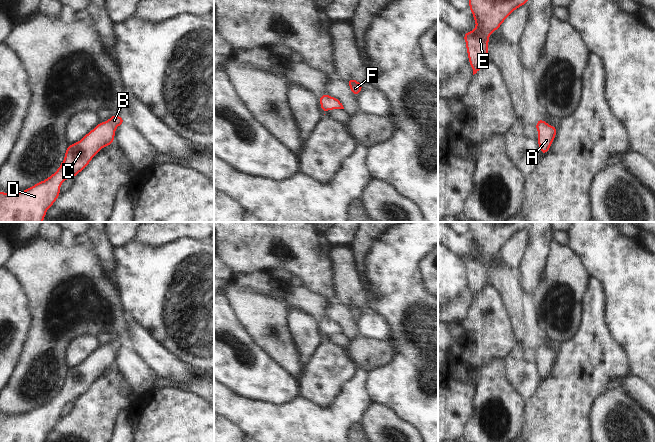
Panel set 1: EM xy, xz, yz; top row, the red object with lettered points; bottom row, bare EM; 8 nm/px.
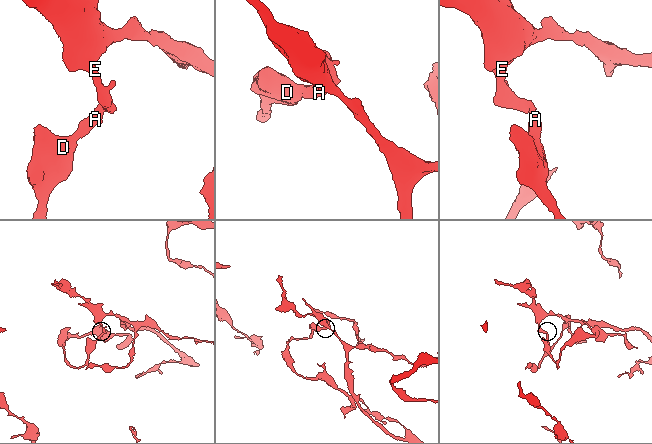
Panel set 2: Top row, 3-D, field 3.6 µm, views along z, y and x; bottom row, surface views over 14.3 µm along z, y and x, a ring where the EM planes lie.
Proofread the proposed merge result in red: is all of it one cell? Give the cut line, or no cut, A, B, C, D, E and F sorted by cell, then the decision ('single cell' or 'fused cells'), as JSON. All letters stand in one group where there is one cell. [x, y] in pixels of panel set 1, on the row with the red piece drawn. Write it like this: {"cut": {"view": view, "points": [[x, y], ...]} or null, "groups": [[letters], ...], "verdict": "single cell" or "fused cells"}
{"cut": null, "groups": [["A", "B", "C", "D", "E", "F"]], "verdict": "single cell"}

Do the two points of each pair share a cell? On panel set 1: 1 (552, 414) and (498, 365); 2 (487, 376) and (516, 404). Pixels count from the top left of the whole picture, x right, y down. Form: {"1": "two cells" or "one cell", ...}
{"1": "two cells", "2": "one cell"}

